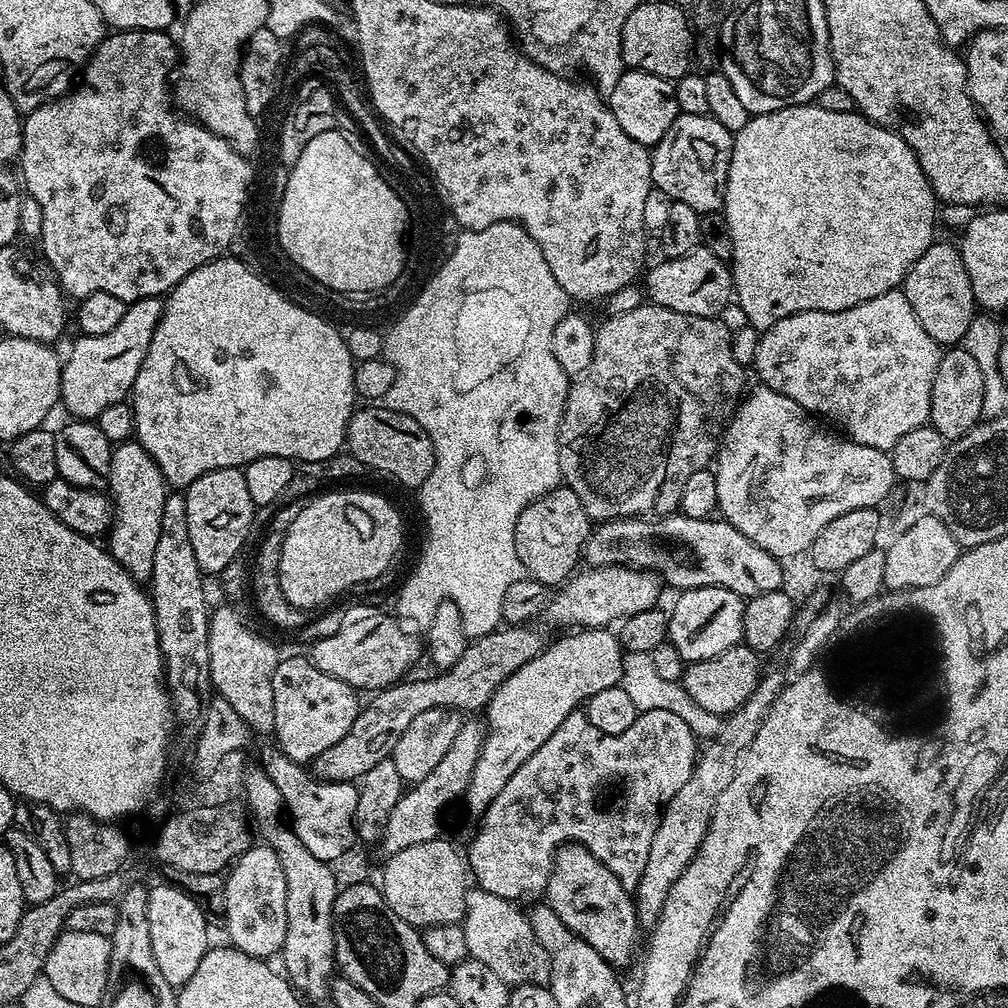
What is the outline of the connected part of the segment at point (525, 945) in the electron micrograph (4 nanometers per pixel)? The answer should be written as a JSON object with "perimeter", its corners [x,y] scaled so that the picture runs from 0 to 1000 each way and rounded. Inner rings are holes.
{"perimeter":[[[467,880],[462,887],[462,903],[458,920],[462,927],[462,938],[467,951],[479,954],[485,962],[490,962],[498,974],[506,978],[513,976],[539,976],[543,977],[548,970],[546,950],[538,940],[537,930],[527,922],[525,910],[520,905],[516,906],[511,896],[502,891],[494,891],[494,887],[486,887],[474,880]]]}

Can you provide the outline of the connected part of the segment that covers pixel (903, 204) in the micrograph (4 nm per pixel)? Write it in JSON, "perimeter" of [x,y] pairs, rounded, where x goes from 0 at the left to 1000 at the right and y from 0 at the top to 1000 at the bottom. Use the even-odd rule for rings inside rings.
{"perimeter":[[[807,101],[789,103],[755,115],[747,114],[740,121],[740,125],[736,125],[736,129],[729,132],[726,141],[726,156],[716,207],[716,213],[722,222],[722,235],[726,241],[724,265],[729,301],[734,302],[736,308],[740,308],[743,322],[757,327],[772,319],[775,313],[804,308],[816,310],[843,308],[843,304],[851,304],[863,296],[871,296],[871,292],[892,287],[907,260],[911,260],[911,256],[915,256],[915,252],[919,252],[919,248],[927,240],[928,234],[925,233],[929,230],[929,205],[931,205],[929,193],[907,149],[903,149],[903,145],[899,145],[899,141],[895,141],[891,133],[871,125],[852,111],[826,113],[823,109],[815,109]]]}

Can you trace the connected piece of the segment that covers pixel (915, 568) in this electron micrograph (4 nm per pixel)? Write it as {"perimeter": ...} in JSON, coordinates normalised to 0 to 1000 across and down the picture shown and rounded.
{"perimeter":[[[918,509],[878,547],[880,550],[876,570],[878,582],[882,586],[893,586],[926,580],[938,571],[942,562],[952,553],[953,547],[952,540],[942,530],[938,519],[925,509]]]}

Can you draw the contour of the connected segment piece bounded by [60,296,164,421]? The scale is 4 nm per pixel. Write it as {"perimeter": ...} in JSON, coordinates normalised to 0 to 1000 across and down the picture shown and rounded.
{"perimeter":[[[160,295],[141,296],[127,303],[125,312],[121,312],[121,319],[106,331],[76,332],[60,367],[60,401],[68,409],[68,414],[94,418],[105,403],[128,396],[133,375],[137,375],[137,367],[141,367],[145,347],[149,347],[149,335],[153,335],[162,307]]]}

